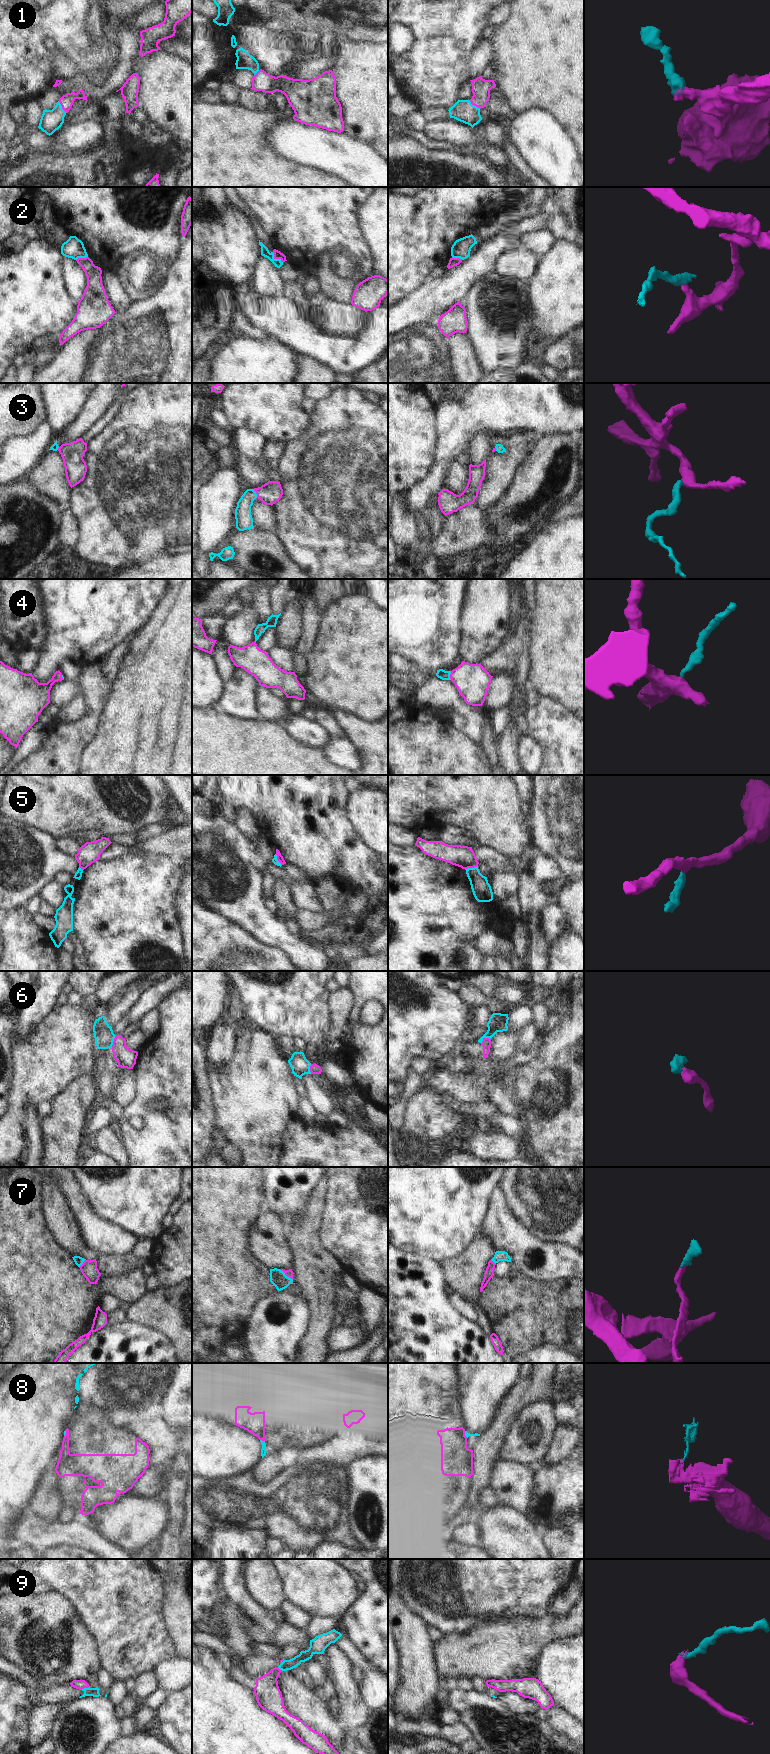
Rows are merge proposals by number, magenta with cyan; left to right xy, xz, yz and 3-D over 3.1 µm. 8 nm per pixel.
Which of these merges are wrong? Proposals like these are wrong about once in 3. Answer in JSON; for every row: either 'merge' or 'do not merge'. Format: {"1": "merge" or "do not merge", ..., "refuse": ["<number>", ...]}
{"1": "merge", "2": "do not merge", "3": "merge", "4": "merge", "5": "merge", "6": "merge", "7": "merge", "8": "do not merge", "9": "do not merge", "refuse": ["2", "8", "9"]}

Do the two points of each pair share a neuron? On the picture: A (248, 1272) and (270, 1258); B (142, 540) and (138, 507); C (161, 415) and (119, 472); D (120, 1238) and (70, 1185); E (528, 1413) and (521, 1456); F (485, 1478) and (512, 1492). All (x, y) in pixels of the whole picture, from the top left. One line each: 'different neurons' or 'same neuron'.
A: different neurons
B: same neuron
C: same neuron
D: same neuron
E: same neuron
F: different neurons

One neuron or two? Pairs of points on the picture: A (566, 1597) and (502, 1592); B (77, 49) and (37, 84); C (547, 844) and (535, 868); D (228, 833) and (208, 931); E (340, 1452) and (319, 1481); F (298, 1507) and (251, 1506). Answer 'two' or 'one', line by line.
A: two
B: one
C: two
D: two
E: two
F: one

